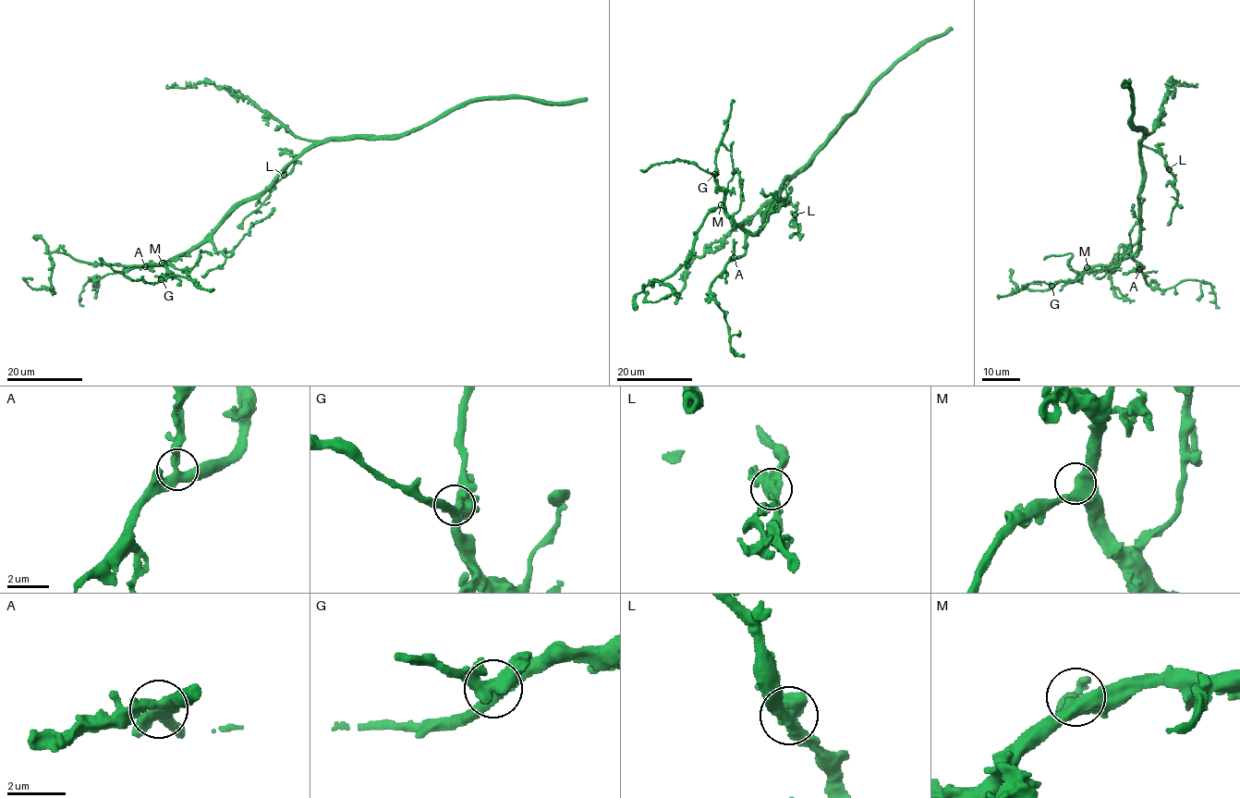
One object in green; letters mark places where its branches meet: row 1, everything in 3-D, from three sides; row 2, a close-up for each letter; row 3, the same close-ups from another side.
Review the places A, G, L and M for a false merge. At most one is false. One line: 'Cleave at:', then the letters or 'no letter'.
Cleave at: no letter

